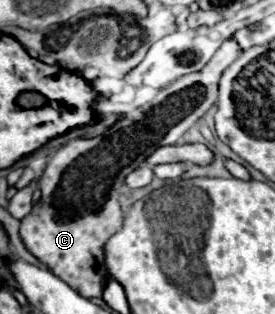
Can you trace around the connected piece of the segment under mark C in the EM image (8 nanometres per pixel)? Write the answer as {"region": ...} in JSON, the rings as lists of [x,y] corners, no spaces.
{"region":[[[233,38],[225,40],[201,72],[191,72],[169,82],[153,102],[125,114],[105,136],[71,140],[51,156],[47,172],[39,178],[41,198],[35,202],[31,214],[21,220],[19,234],[25,248],[81,296],[101,298],[109,278],[103,246],[123,226],[119,204],[109,208],[109,200],[115,198],[129,172],[139,168],[157,148],[177,144],[217,102],[217,80],[239,52]]]}

